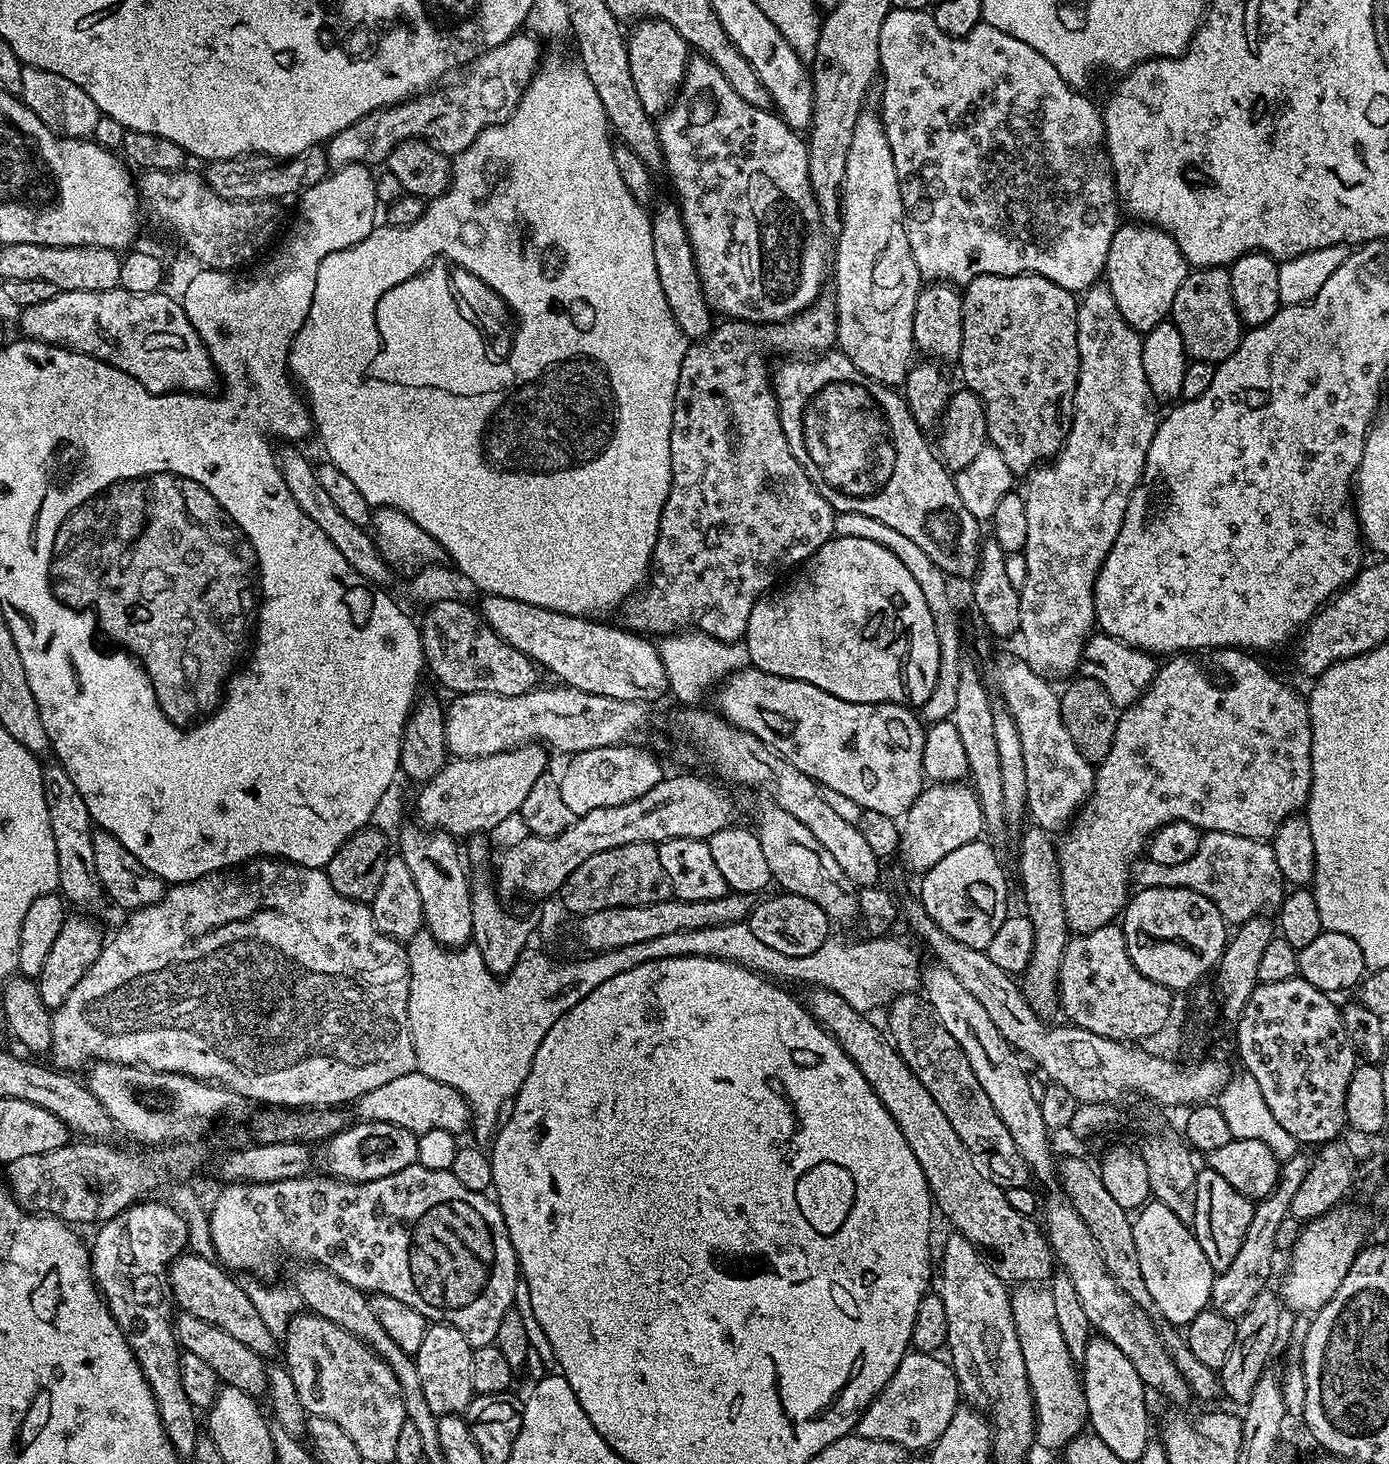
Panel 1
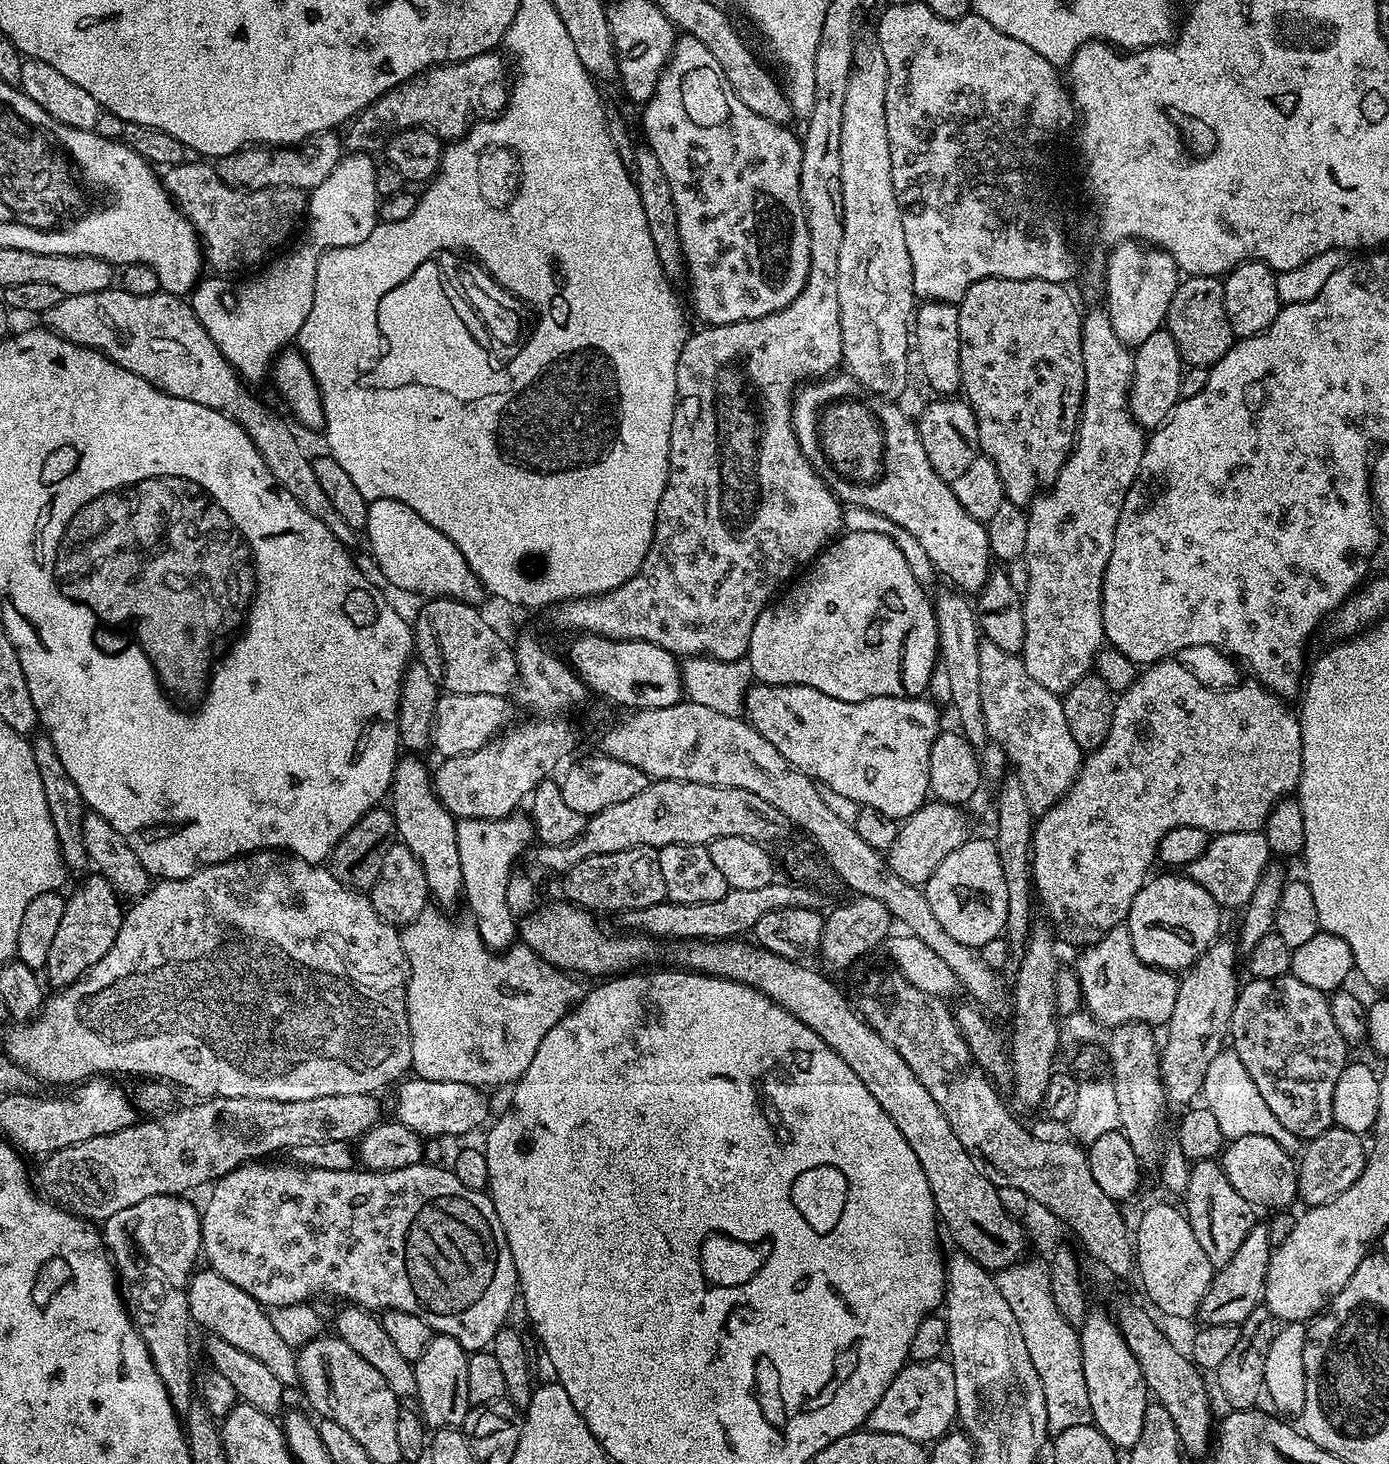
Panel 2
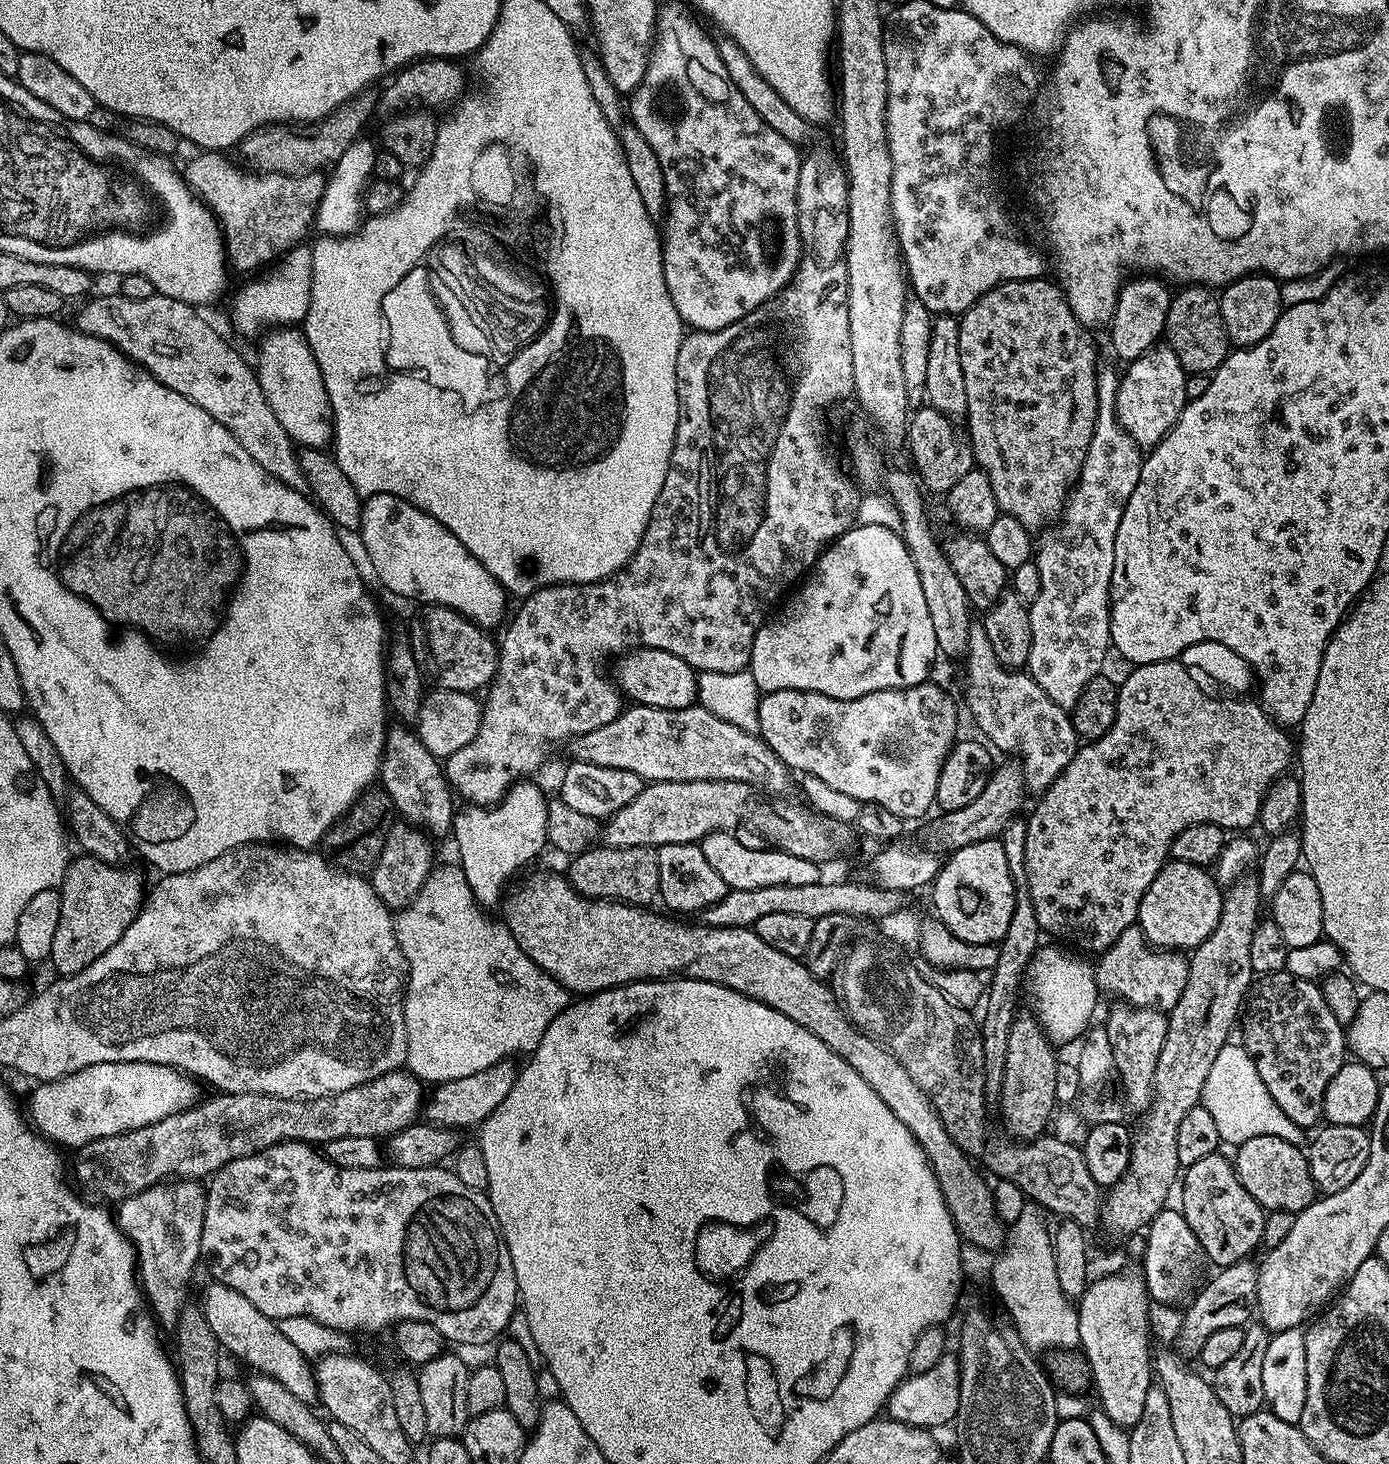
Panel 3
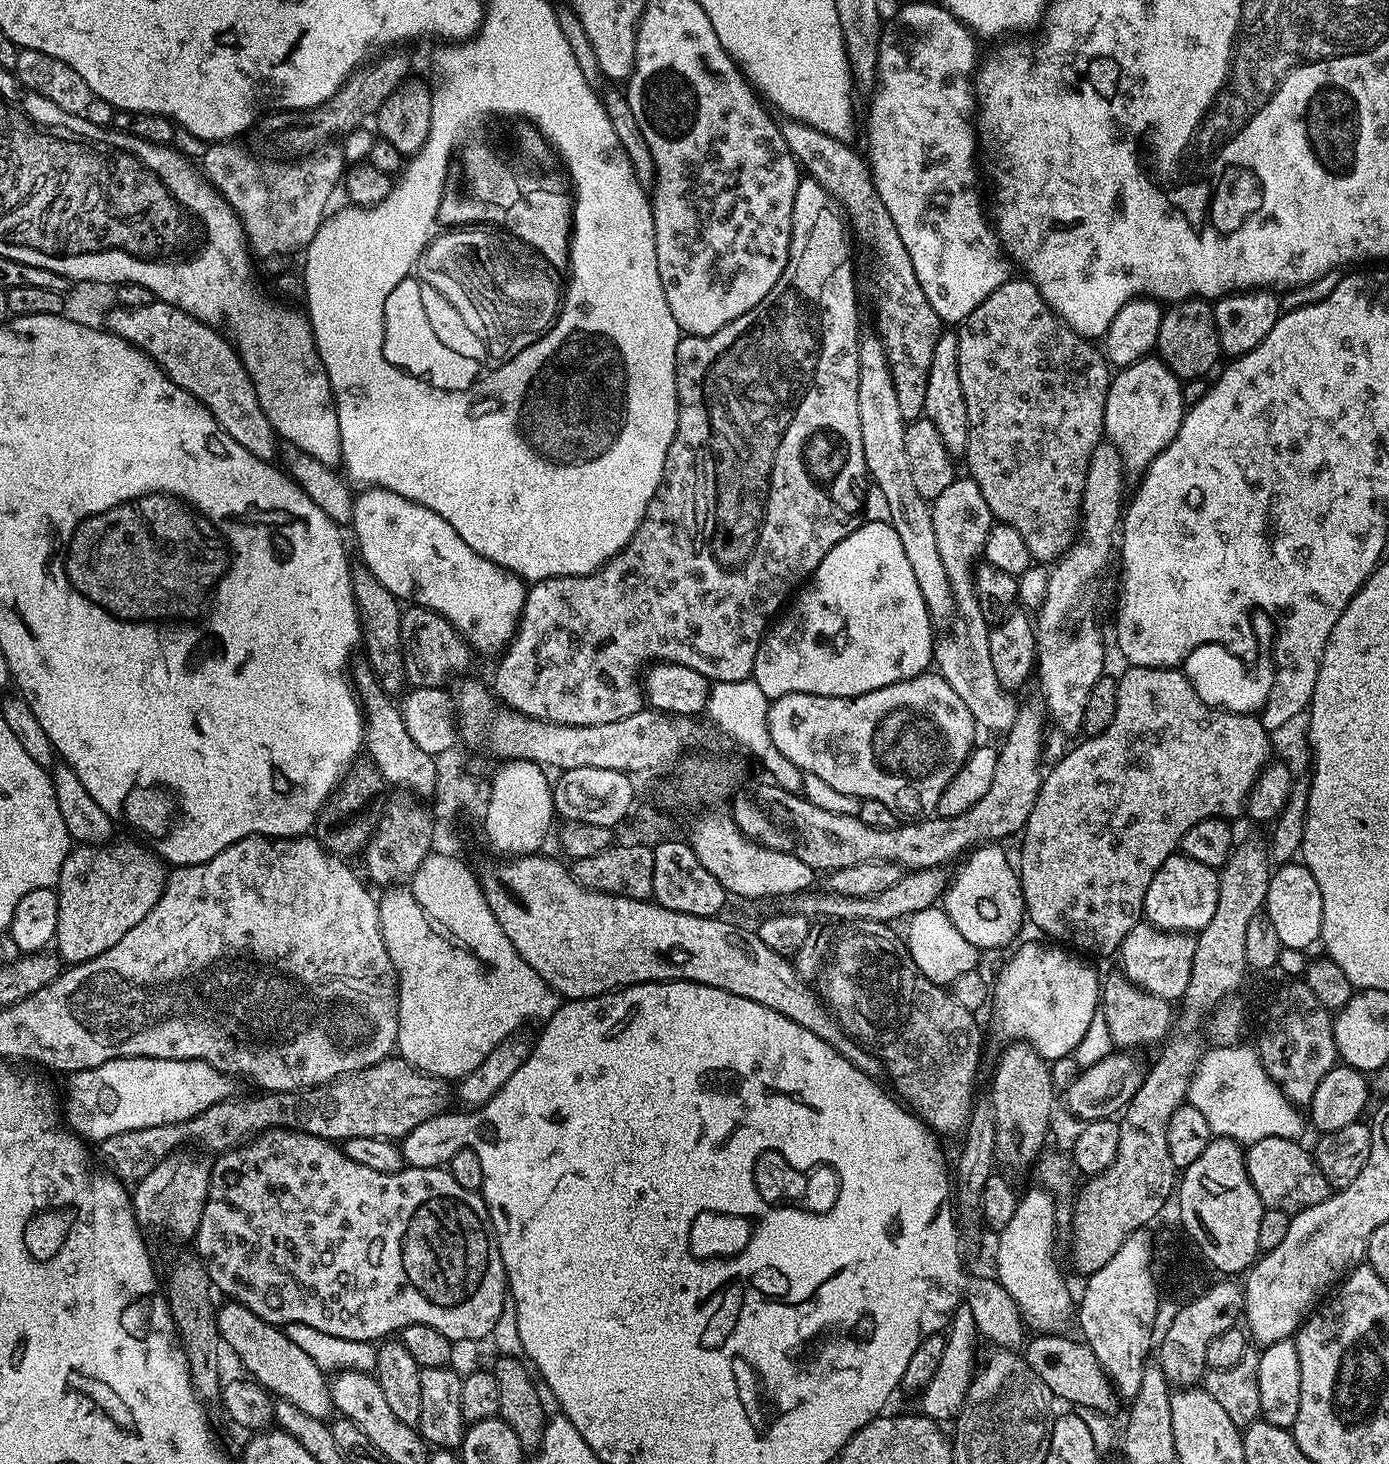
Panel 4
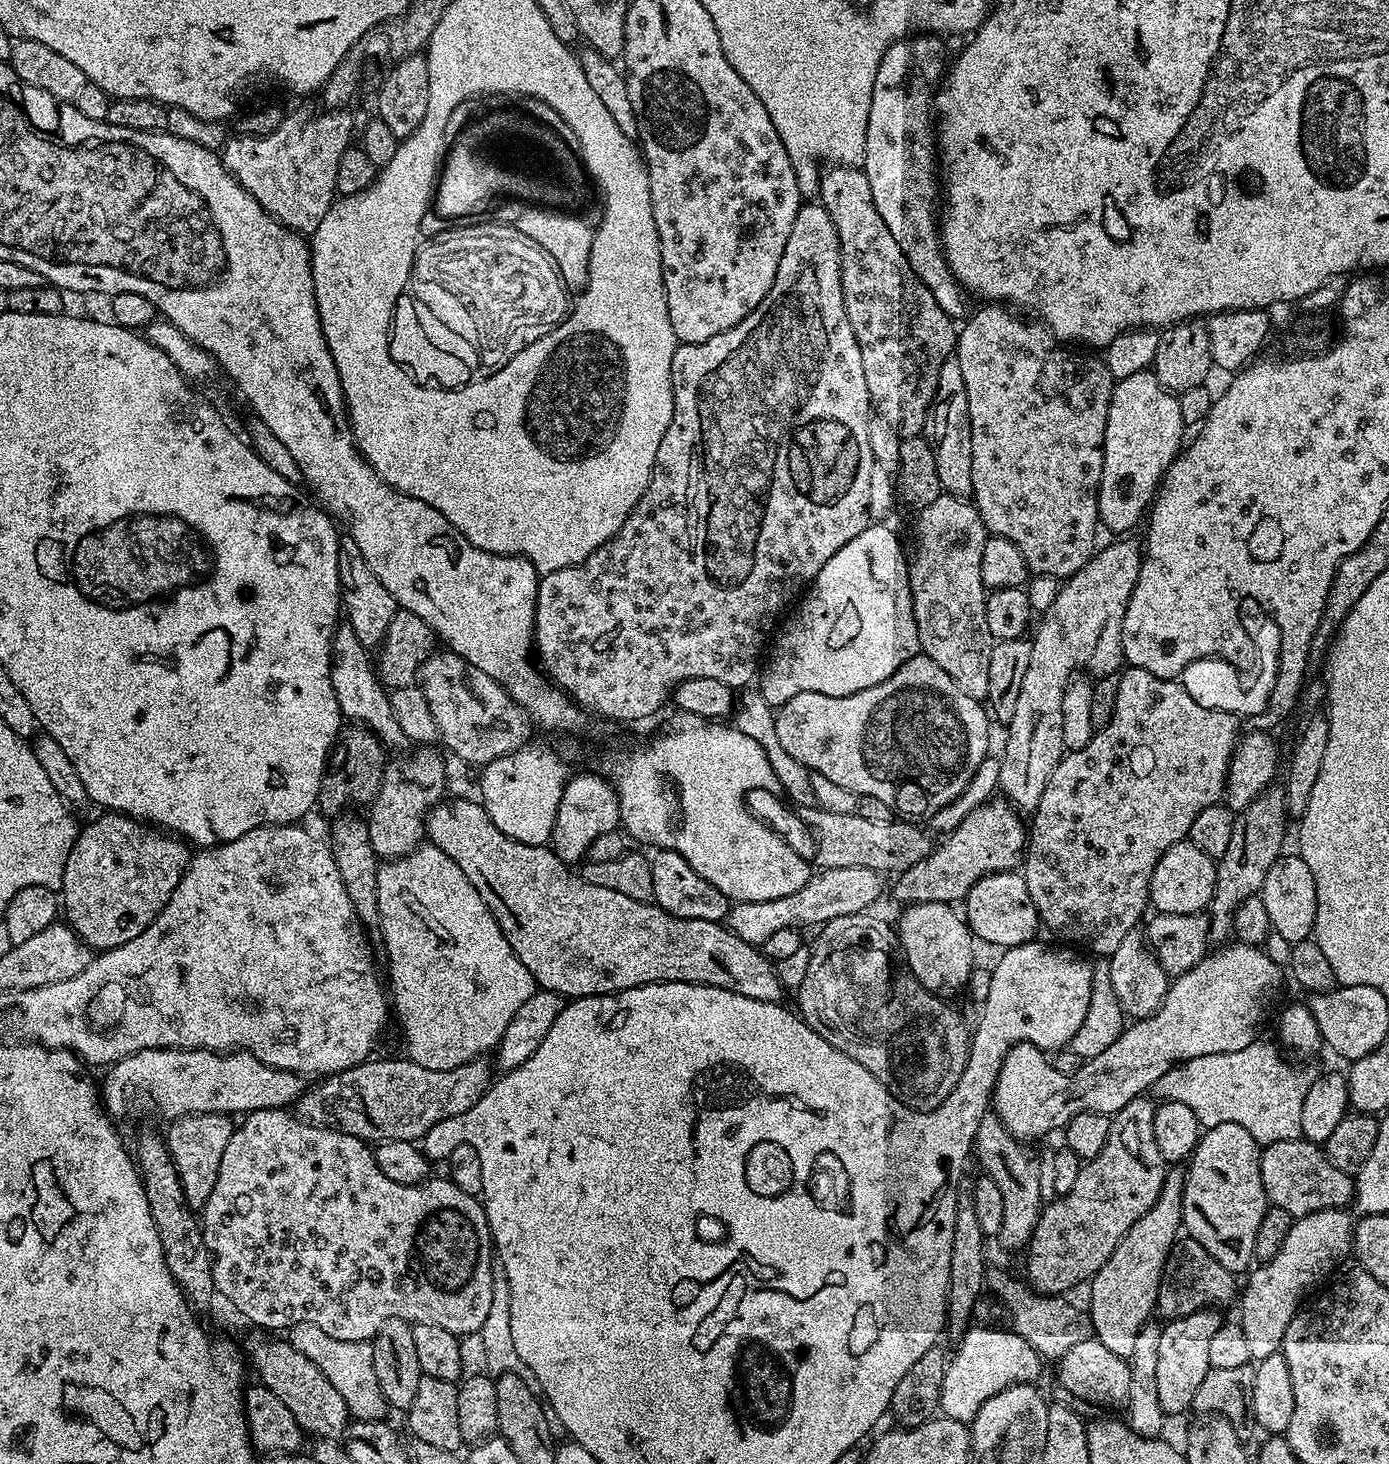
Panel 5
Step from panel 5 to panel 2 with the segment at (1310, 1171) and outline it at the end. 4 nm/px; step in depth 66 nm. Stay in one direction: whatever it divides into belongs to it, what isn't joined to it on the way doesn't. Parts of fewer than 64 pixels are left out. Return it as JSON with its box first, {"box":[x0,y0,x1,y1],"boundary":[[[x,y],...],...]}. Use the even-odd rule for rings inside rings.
{"box":[1222,1134,1298,1210],"boundary":[[[1246,1134],[1246,1138],[1233,1140],[1223,1149],[1222,1167],[1226,1178],[1230,1178],[1230,1186],[1234,1186],[1234,1190],[1238,1190],[1238,1194],[1245,1196],[1253,1206],[1260,1207],[1261,1204],[1264,1208],[1272,1208],[1271,1210],[1284,1210],[1289,1207],[1288,1203],[1292,1199],[1296,1200],[1298,1196],[1298,1164],[1295,1159],[1292,1161],[1292,1156],[1293,1153],[1274,1142],[1274,1138],[1262,1134]]]}

